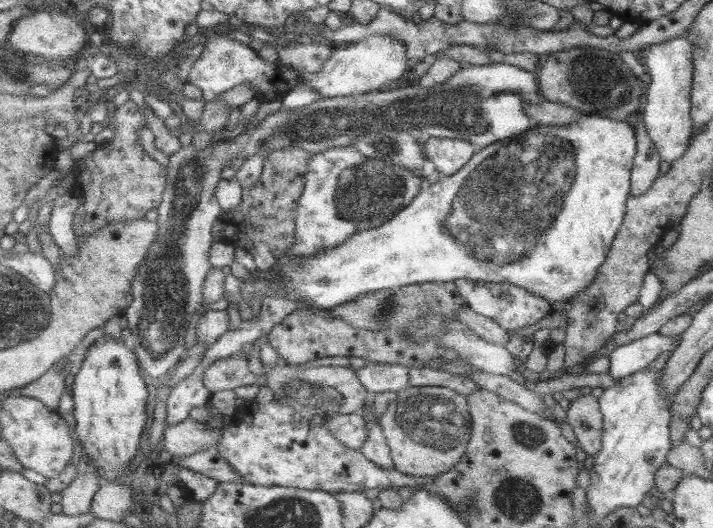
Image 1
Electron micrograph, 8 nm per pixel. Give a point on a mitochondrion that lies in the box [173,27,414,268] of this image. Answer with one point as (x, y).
(359, 193)

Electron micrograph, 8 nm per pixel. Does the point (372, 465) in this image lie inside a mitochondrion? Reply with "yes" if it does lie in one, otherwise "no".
no

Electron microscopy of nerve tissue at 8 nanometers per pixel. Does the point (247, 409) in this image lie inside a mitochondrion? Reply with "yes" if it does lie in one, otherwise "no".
no

